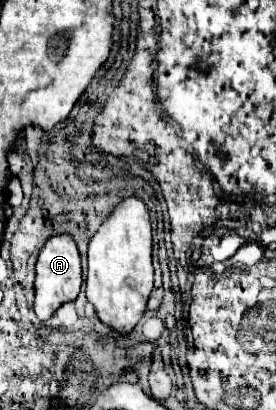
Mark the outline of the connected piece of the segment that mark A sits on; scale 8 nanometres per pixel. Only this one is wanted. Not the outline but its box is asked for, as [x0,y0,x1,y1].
[34,233,82,321]

